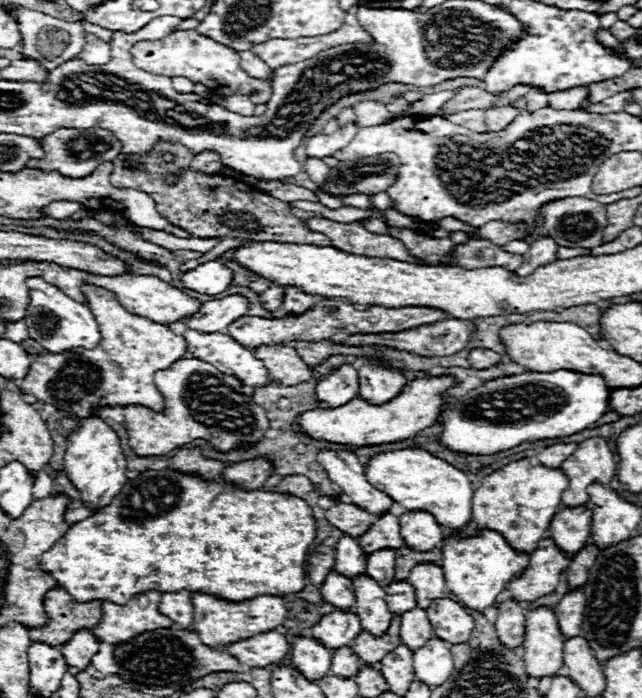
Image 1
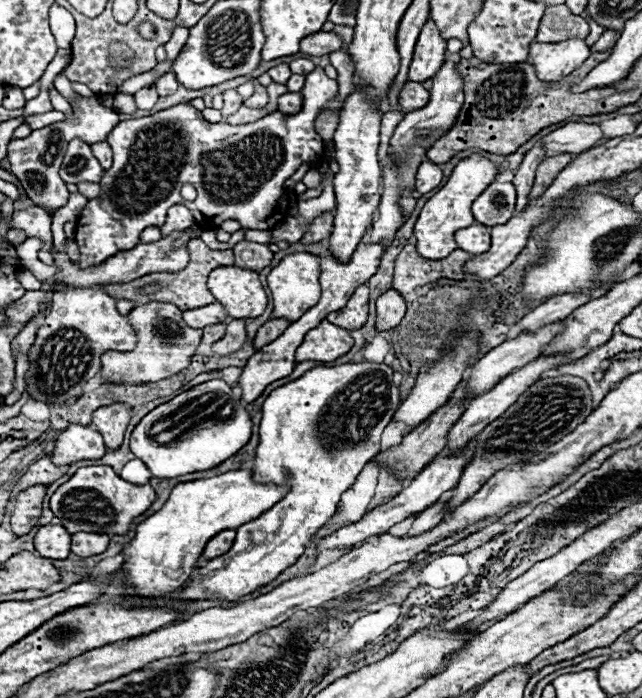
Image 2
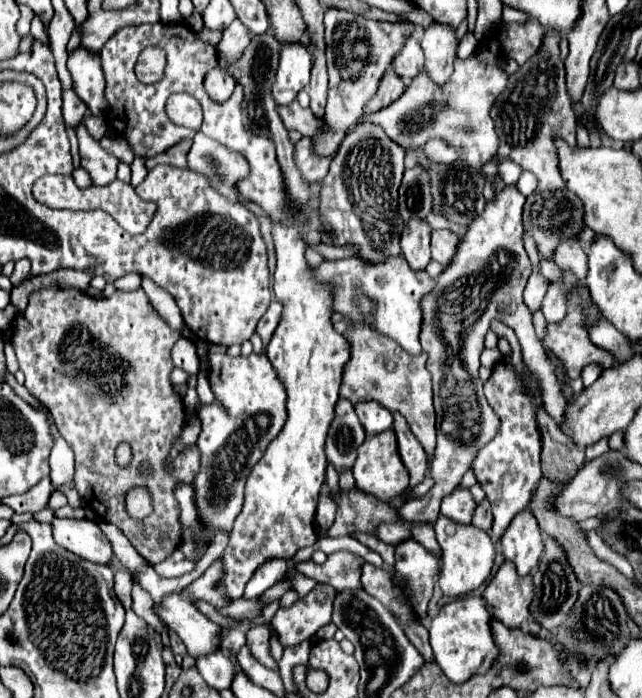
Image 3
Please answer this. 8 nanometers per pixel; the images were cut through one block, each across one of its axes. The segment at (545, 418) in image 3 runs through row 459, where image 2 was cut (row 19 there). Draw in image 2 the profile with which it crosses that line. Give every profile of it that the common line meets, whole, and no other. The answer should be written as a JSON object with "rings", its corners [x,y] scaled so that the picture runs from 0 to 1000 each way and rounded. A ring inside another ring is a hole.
{"rings":[[[882,6],[850,11],[841,40],[835,49],[835,60],[875,60],[882,54],[913,54],[919,46],[916,32],[907,23],[891,20]]]}

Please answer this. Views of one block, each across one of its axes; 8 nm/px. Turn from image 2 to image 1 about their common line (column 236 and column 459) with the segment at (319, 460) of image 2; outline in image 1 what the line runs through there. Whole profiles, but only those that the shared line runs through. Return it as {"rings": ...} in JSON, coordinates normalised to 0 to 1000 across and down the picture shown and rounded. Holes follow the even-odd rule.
{"rings":[[[707,756],[695,759],[688,774],[688,794],[692,799],[685,808],[695,822],[698,845],[710,851],[723,868],[745,877],[754,877],[757,868],[773,862],[773,854],[785,845],[785,837],[801,825],[810,825],[826,799],[826,794],[819,791],[804,791],[779,762],[760,756],[729,771],[720,771]]]}

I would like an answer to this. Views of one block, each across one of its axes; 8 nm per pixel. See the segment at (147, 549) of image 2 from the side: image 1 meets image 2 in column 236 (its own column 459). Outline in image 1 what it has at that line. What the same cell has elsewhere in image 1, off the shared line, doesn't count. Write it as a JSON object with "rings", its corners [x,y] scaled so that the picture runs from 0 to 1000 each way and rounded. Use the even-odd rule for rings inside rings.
{"rings":[[[660,642],[592,648],[570,662],[567,673],[570,685],[576,688],[576,693],[583,693],[583,699],[595,699],[595,705],[601,705],[614,719],[620,719],[632,731],[670,734],[685,754],[723,756],[735,742],[738,702],[729,682]]]}

